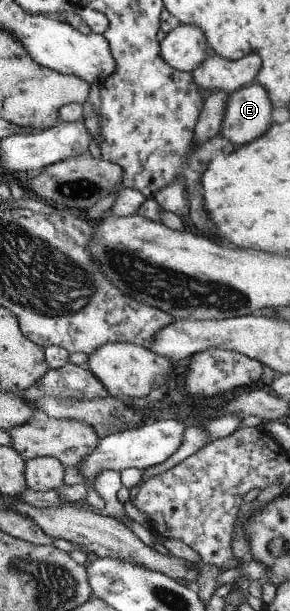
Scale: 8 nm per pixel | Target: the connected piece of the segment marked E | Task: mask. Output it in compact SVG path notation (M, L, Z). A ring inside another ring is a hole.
M258 82L229 94L220 135L236 146L260 138L273 124L269 92Z

